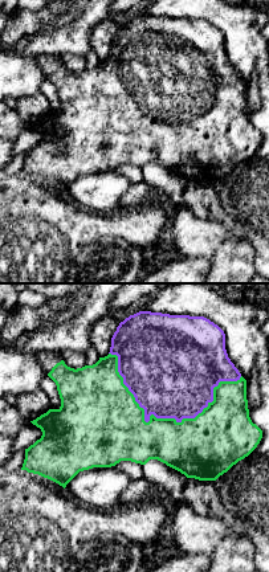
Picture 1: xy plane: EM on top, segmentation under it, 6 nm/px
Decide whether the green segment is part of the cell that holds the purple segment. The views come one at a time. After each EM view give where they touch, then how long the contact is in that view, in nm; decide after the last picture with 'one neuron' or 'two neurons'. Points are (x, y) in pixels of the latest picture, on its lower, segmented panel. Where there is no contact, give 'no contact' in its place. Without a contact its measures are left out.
(162, 417) | 800 nm

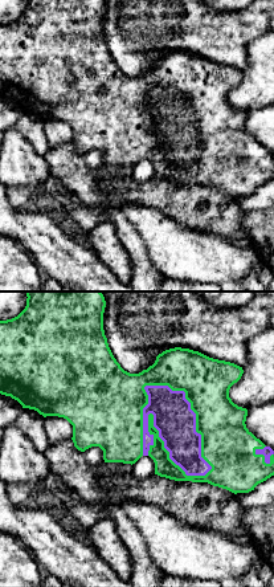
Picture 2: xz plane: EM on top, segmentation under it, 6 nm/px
(195, 415) | 650 nm

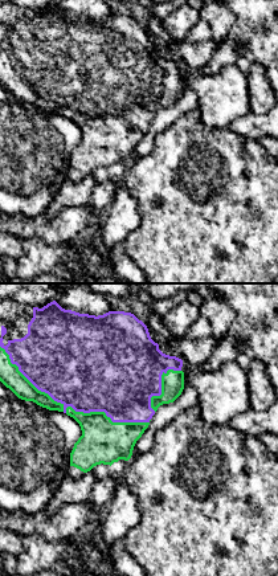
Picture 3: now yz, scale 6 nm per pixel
(72, 407) | 1000 nm

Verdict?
one neuron

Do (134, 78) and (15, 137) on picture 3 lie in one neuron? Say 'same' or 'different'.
different

